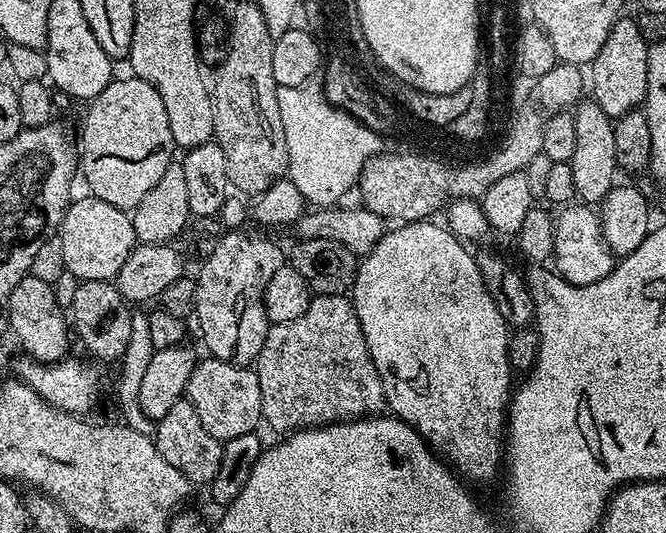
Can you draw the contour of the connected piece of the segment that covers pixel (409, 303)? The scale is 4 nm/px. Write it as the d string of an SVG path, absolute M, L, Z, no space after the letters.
M431 219L413 220L401 223L393 230L385 231L384 236L356 266L356 280L350 289L350 299L358 314L358 322L362 326L362 334L366 338L366 346L370 350L370 358L374 358L374 370L378 370L378 378L382 378L382 390L386 408L396 419L406 422L414 431L419 432L428 447L439 454L465 481L492 480L496 471L502 468L502 453L506 448L506 417L508 402L514 391L514 369L508 361L508 342L510 325L498 310L494 298L490 298L490 290L482 278L476 265L475 255L467 252L465 241L461 240L443 223L432 224Z

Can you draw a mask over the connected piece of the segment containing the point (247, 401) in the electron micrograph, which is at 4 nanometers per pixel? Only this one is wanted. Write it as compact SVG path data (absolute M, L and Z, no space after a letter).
M211 358L197 359L194 370L188 379L186 398L198 410L202 426L214 438L226 441L238 438L238 434L256 432L262 424L262 386L258 386L255 367L231 364Z

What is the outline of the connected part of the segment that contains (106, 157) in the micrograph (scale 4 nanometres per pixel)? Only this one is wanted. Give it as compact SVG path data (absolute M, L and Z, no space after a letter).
M129 75L128 80L113 78L87 105L88 113L84 116L84 125L78 136L78 168L84 172L84 180L88 183L87 191L103 202L120 209L131 210L146 198L146 194L162 174L174 163L172 152L177 151L174 138L170 134L170 118L166 118L166 106L162 106L162 98L158 98L158 90L150 86L150 82Z

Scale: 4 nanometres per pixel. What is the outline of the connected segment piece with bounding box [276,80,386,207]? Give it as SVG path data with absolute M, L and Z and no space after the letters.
M311 80L302 87L280 87L276 90L279 113L282 117L283 133L286 134L288 171L287 177L298 188L304 200L313 207L333 207L351 187L357 185L361 170L370 158L383 151L383 138L358 119L337 108L328 101L323 85Z

